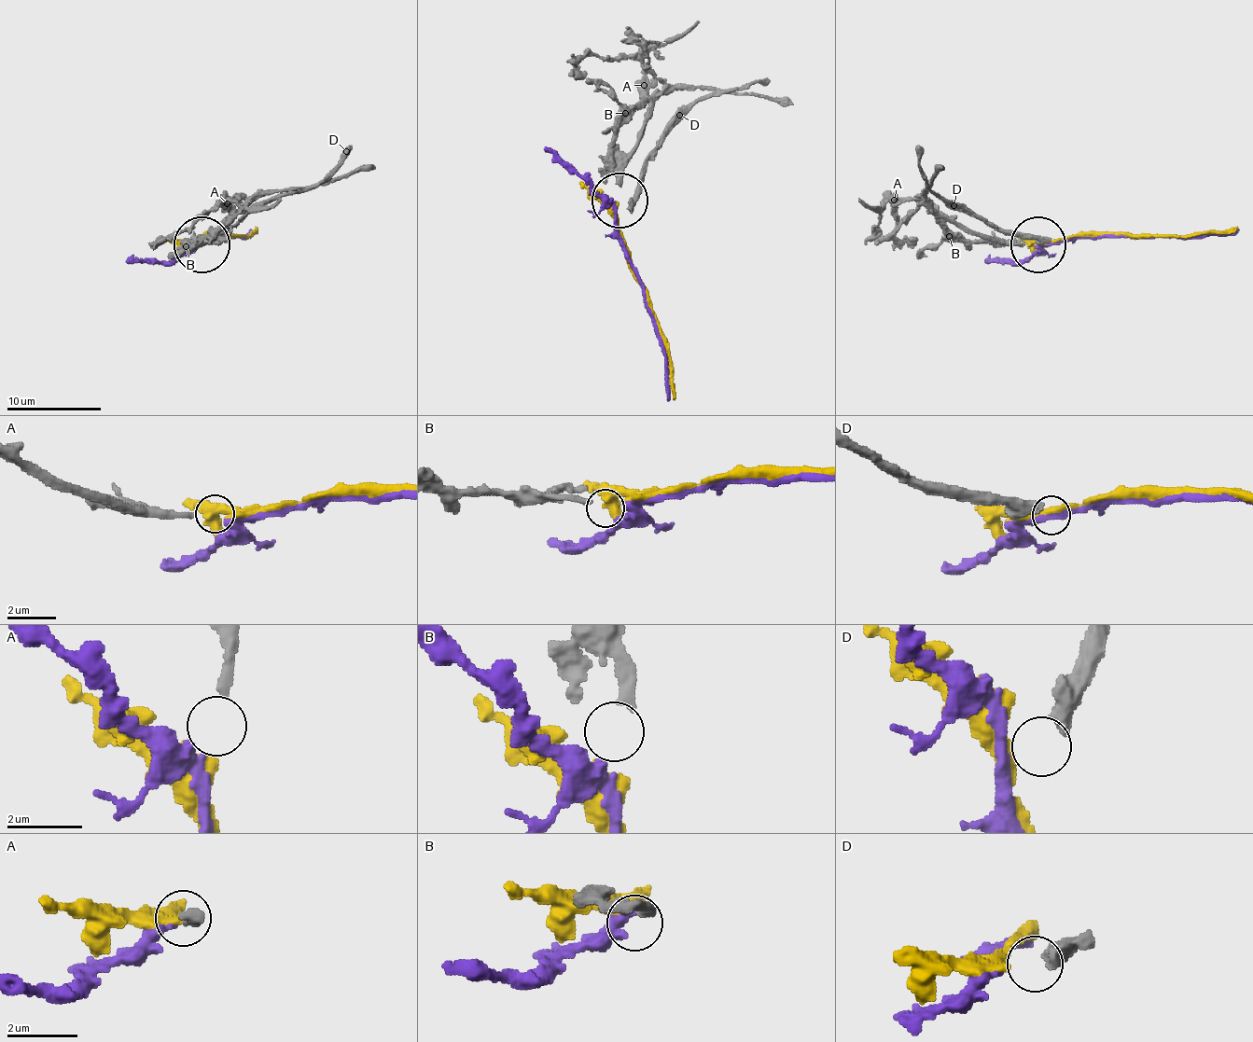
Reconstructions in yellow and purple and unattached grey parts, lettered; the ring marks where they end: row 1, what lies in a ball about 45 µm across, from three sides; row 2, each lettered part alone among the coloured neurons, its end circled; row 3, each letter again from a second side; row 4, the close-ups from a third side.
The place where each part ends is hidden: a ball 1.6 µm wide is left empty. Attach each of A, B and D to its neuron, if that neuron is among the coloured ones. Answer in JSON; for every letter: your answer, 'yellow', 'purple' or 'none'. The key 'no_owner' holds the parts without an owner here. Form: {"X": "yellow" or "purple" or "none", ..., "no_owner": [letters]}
{"A": "yellow", "B": "purple", "D": "none", "no_owner": ["D"]}

